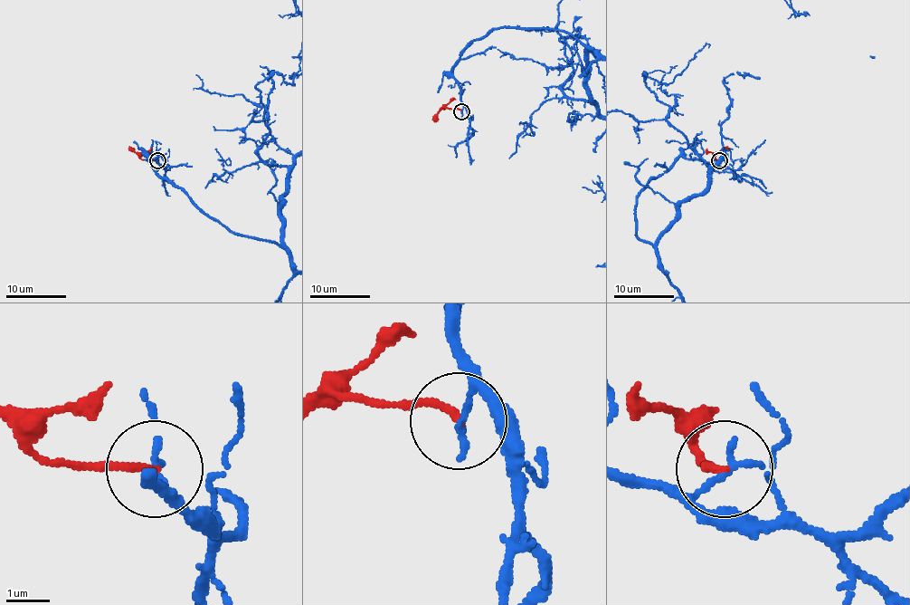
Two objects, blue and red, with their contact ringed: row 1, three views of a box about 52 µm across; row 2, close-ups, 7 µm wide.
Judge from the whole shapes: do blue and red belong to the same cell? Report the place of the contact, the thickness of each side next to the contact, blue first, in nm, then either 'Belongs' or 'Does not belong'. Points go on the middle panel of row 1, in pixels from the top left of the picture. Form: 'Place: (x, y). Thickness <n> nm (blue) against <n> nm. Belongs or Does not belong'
Place: (461, 111). Thickness 190 nm (blue) against 170 nm. Does not belong

